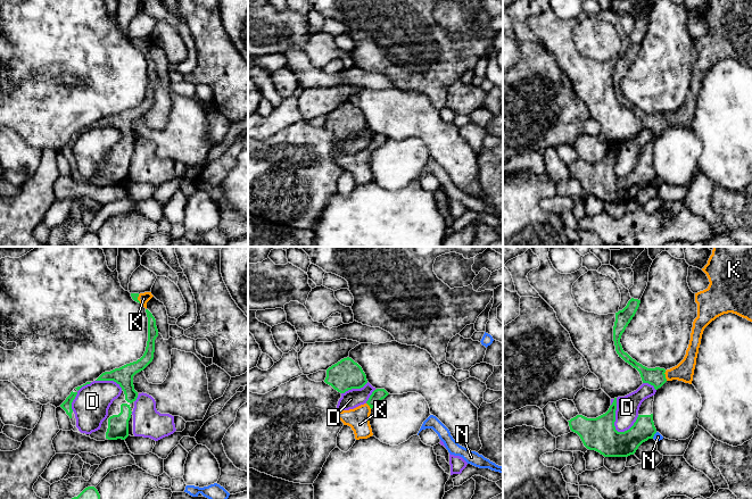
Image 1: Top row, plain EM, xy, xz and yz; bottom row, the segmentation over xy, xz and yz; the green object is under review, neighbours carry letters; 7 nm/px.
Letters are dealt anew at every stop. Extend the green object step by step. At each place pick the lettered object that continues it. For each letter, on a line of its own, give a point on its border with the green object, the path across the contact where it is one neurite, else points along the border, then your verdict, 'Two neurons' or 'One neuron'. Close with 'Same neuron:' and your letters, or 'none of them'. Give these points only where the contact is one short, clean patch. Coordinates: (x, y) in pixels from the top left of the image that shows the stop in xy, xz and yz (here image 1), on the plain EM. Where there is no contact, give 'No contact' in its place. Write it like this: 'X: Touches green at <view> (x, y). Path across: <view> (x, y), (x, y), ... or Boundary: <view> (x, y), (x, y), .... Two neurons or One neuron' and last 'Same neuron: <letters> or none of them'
D: Touches green at yz (614, 163). Two neurons
K: Touches green at yz (664, 121). One neuron
N: Touches green at yz (653, 181). Boundary: yz (657, 177), (652, 183). Two neurons
Same neuron: K

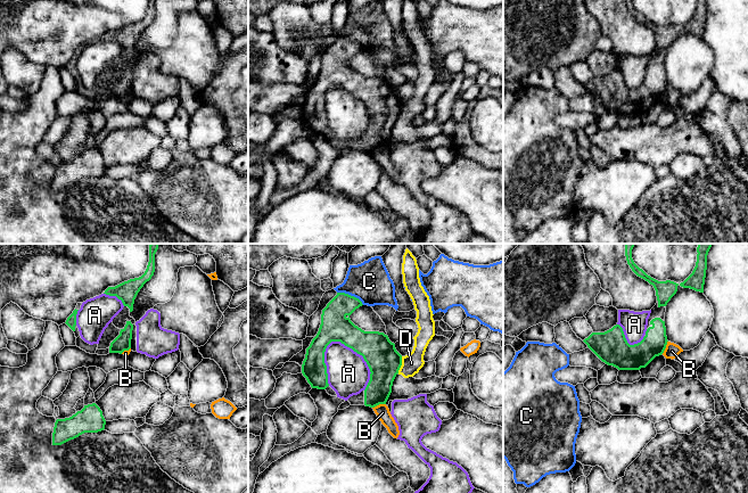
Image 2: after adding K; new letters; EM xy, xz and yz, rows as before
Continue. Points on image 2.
A: Touches green at xz (363, 103). Two neurons
B: Touches green at xz (378, 149). Boundary: xz (385, 148), (379, 148), (372, 153). Two neurons
C: Touches green at xz (350, 40). Boundary: xz (337, 37), (353, 40), (363, 49). Two neurons
D: Touches green at xz (401, 109). Boundary: xz (402, 101), (402, 108), (397, 117). Two neurons
Same neuron: none of them

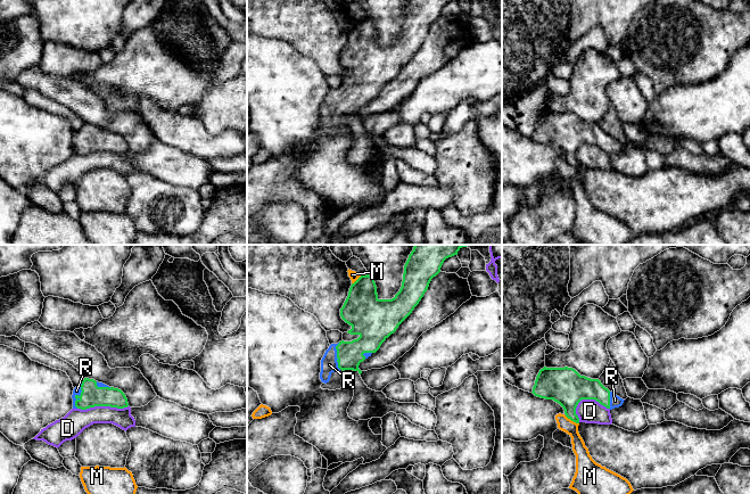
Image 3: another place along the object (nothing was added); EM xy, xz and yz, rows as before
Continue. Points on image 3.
D: Touches green at xy (102, 150). Two neurons
M: Touches green at yz (571, 165). Two neurons
R: Touches green at xy (79, 141). One neuron
Same neuron: R

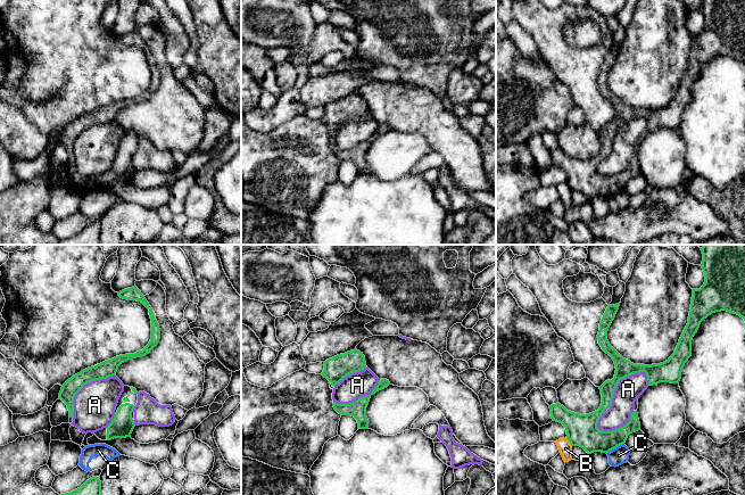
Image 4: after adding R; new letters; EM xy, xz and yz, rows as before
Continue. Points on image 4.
A: Touches green at yz (618, 128). Two neurons
B: Touches green at yz (569, 186). Boundary: yz (565, 182), (572, 190). Two neurons
C: Touches green at yz (614, 192). Two neurons
Same neuron: none of them

